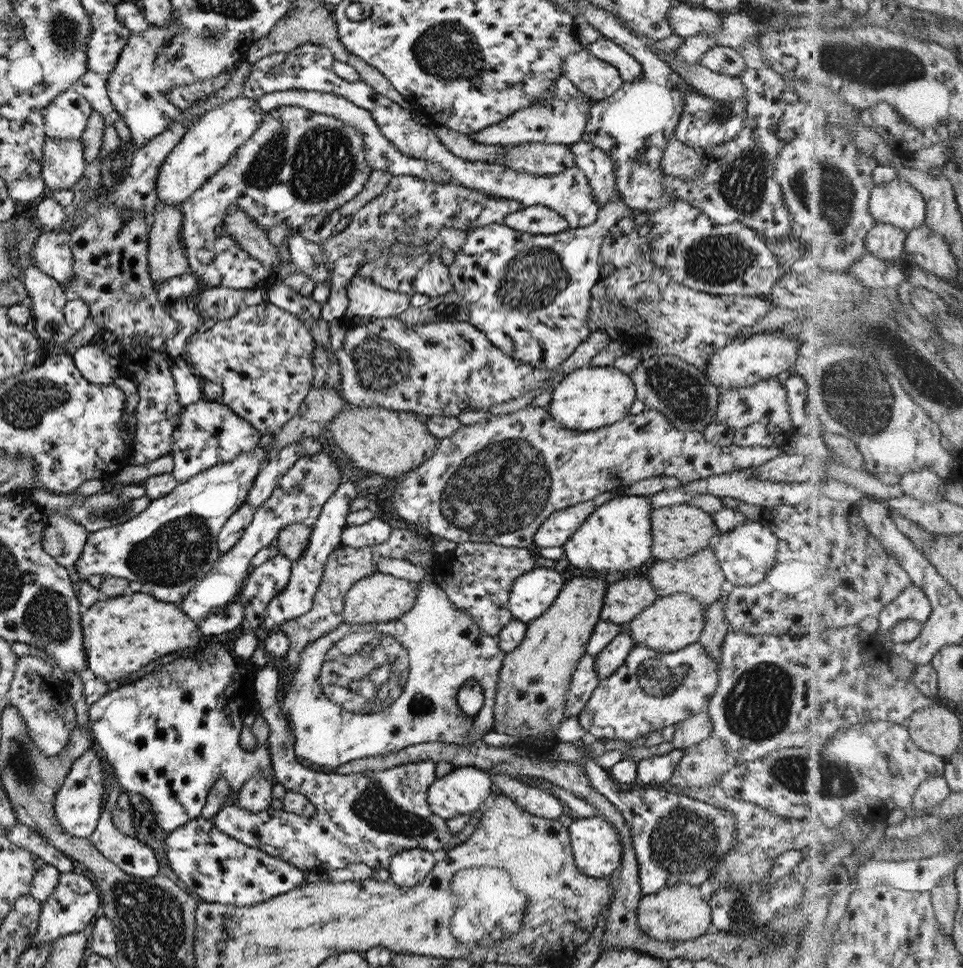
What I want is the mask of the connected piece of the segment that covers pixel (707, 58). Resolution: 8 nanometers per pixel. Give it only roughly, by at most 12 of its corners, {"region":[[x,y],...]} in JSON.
{"region":[[719,45],[703,52],[699,64],[711,72],[740,77],[740,51]]}

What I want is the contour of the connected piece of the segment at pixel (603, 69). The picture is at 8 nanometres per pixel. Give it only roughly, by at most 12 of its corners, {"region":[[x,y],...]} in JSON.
{"region":[[585,46],[565,56],[559,74],[595,100],[624,83]]}

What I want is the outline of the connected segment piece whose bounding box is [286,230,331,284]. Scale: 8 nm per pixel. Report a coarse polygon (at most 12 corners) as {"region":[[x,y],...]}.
{"region":[[287,235],[290,261],[315,284],[331,271],[319,243]]}

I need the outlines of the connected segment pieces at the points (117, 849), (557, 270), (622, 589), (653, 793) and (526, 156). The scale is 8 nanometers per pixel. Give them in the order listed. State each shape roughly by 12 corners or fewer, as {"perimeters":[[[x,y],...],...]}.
{"perimeters":[[[106,777],[107,796],[88,839],[125,874],[158,874],[155,851],[119,832],[112,811],[120,792]],[[620,194],[592,225],[467,233],[449,273],[501,352],[557,370],[590,334]],[[646,577],[606,586],[598,620],[625,625],[656,598]],[[579,758],[628,826],[642,895],[705,884],[734,846],[730,810],[625,792]],[[567,144],[504,145],[499,165],[547,176],[575,167]]]}

